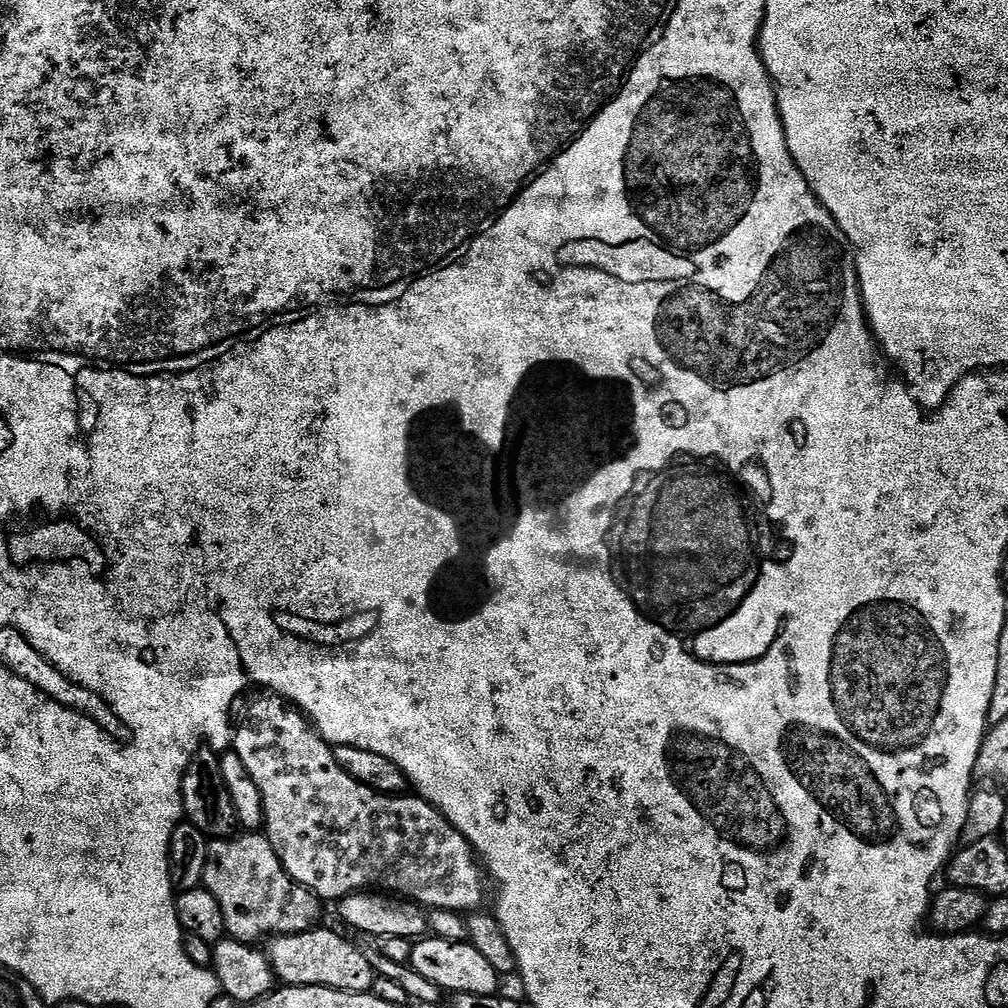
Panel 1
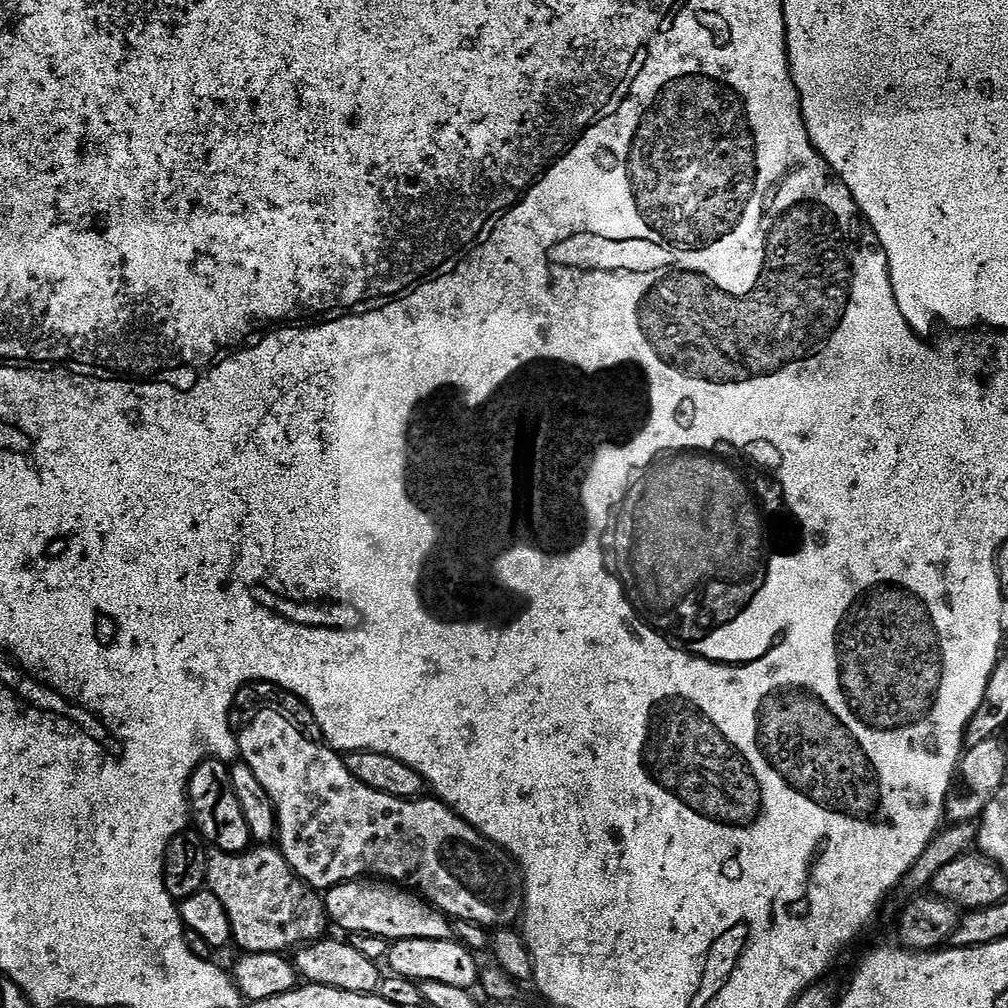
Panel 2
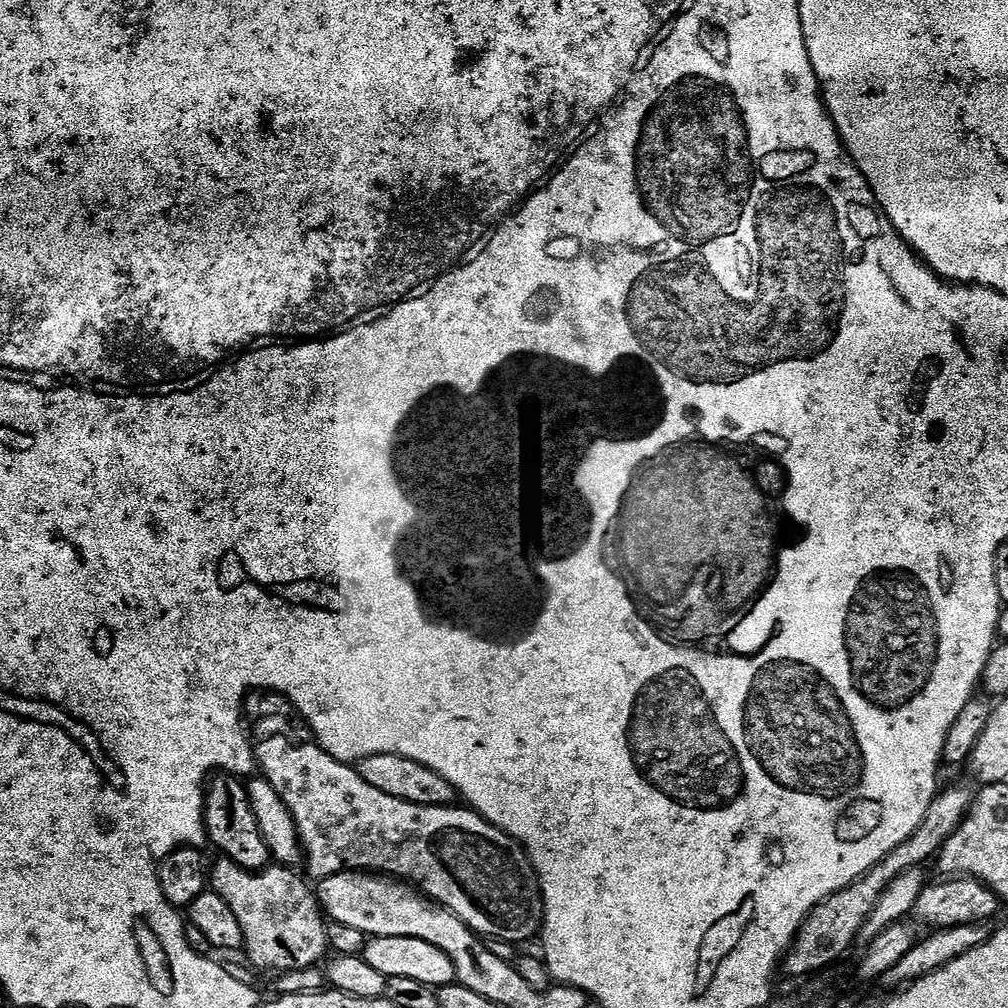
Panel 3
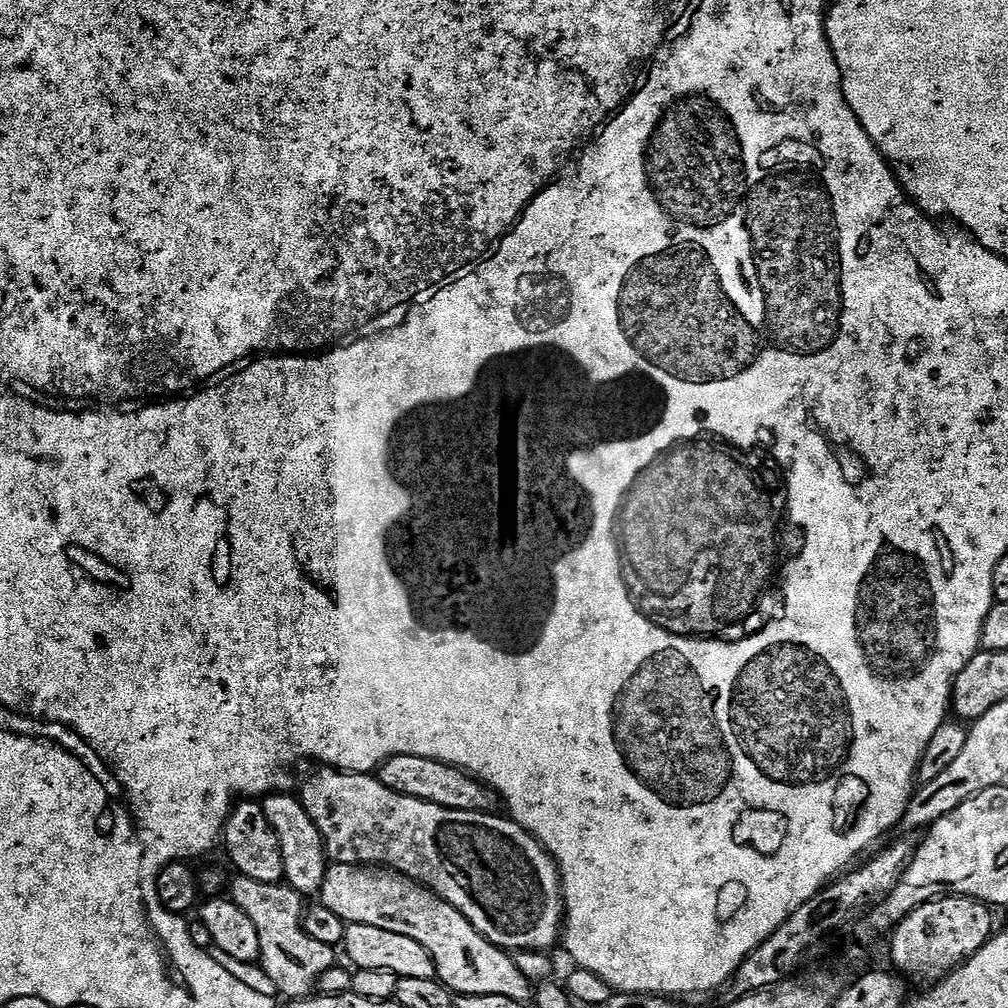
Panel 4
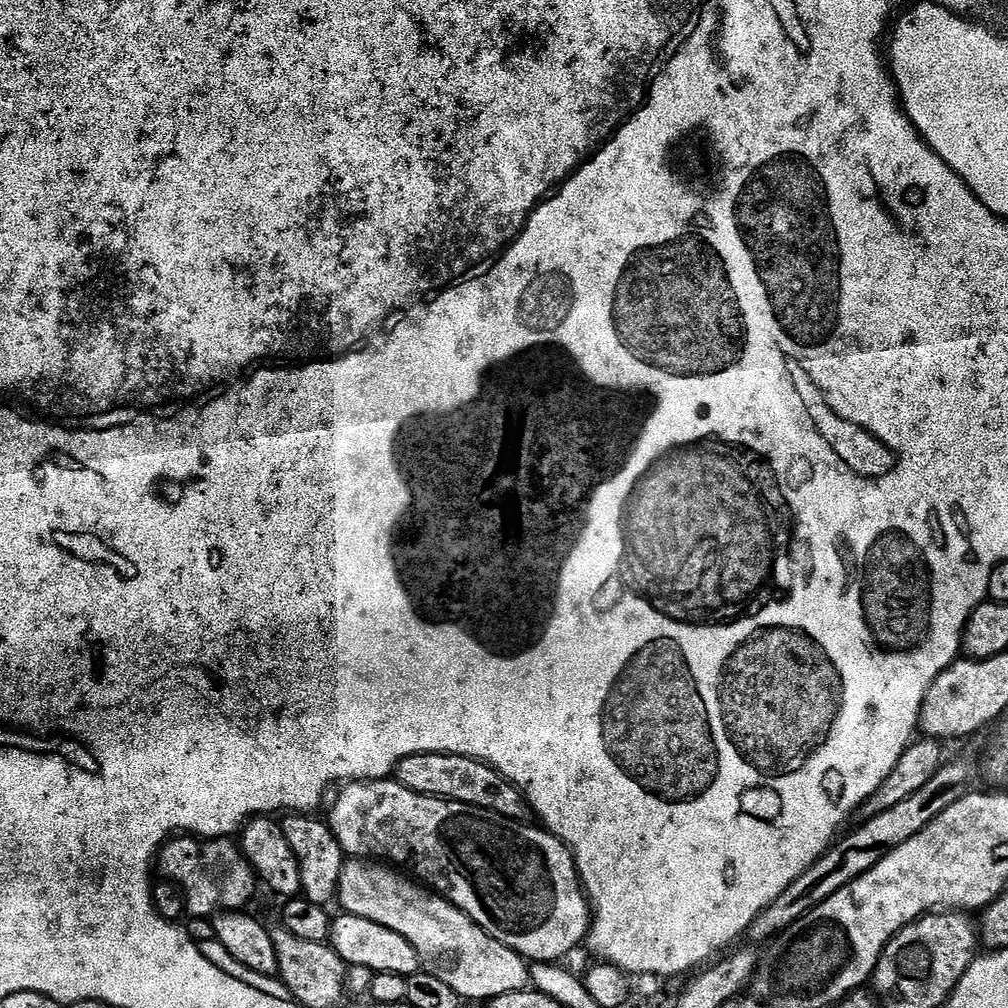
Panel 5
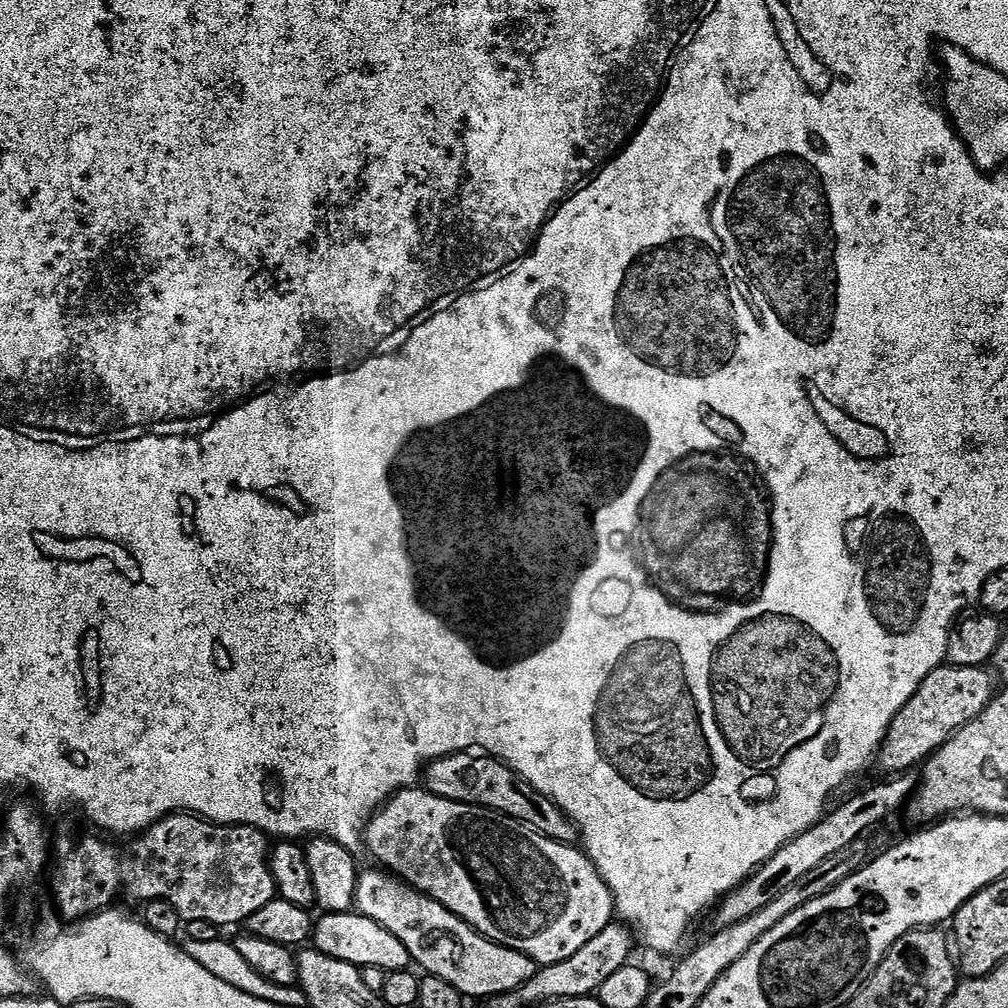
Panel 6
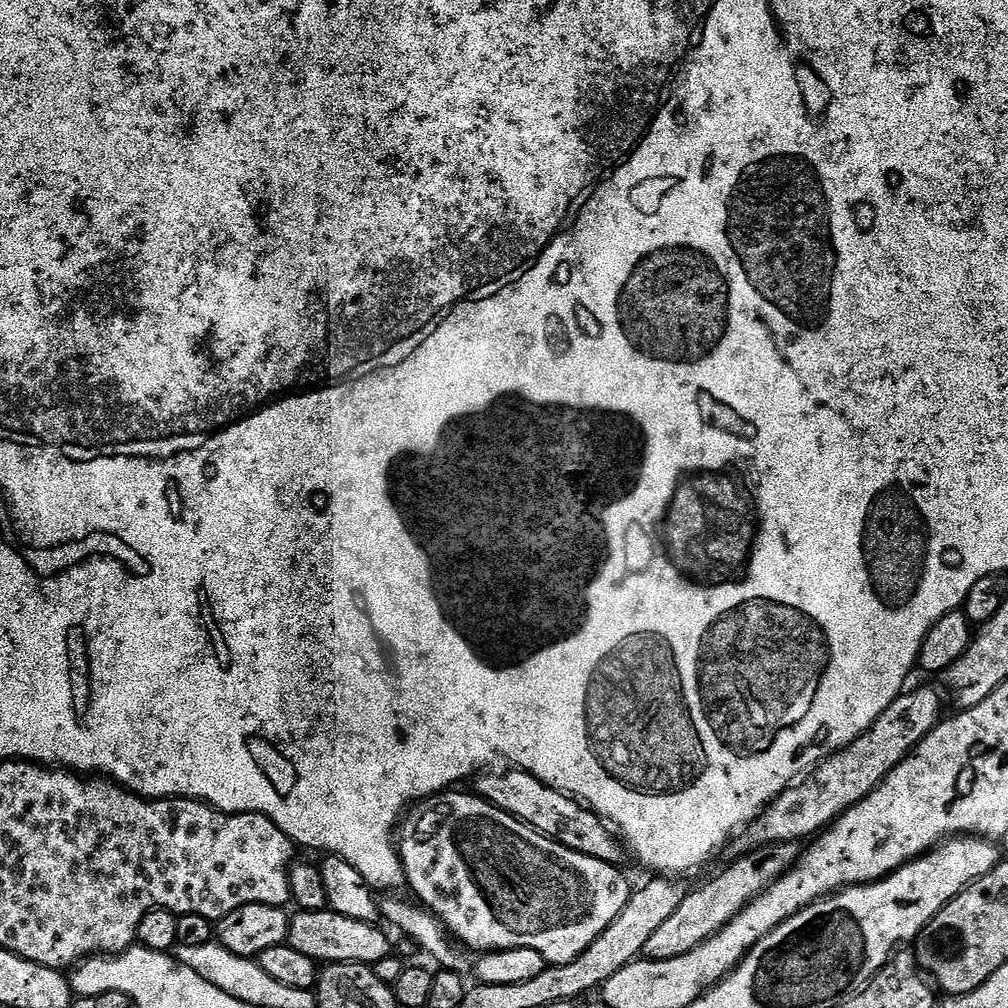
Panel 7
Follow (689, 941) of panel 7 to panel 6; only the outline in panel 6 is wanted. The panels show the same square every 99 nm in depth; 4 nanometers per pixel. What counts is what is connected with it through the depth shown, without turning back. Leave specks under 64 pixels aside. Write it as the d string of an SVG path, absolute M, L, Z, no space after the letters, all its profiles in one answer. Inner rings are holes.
M892 774L884 779L888 780L880 780L877 784L870 785L865 792L850 797L845 804L838 805L833 812L832 809L825 811L824 817L813 828L798 834L786 846L779 848L744 883L719 901L715 909L717 925L737 924L758 914L758 910L774 902L774 898L778 898L782 890L806 878L806 874L810 874L814 866L822 866L826 858L834 858L834 854L846 850L846 846L850 846L855 840L867 837L867 832L875 824L882 823L891 812L896 811L903 803L905 805L918 786L917 777L915 775L912 777L912 774Z

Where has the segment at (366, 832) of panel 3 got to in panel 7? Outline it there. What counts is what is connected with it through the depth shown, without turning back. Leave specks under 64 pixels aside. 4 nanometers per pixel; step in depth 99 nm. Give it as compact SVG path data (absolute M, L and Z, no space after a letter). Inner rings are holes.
M449 790L438 796L431 796L428 800L419 801L415 811L399 825L398 851L400 861L404 864L404 879L407 887L409 889L412 887L411 895L427 908L465 949L473 953L505 952L511 948L527 948L529 953L536 955L537 952L549 965L574 962L574 958L578 958L578 954L582 954L582 950L586 950L586 946L590 946L590 942L594 942L594 938L598 938L598 934L602 934L602 930L606 930L606 926L610 926L610 922L614 922L614 918L622 914L630 895L630 887L628 888L627 878L619 872L621 869L617 865L607 864L598 858L590 858L586 854L575 852L554 842L541 832L535 832L529 824L523 824L518 818L498 810L498 806L486 802L471 791L468 791L469 793L456 791L460 790Z

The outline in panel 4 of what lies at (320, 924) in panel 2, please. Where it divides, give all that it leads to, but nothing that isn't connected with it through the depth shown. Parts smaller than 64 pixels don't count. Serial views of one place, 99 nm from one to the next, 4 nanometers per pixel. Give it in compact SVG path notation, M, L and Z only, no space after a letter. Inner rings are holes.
M236 874L231 877L232 893L230 899L237 904L254 922L258 929L258 946L260 959L258 961L264 969L266 978L274 982L277 993L282 997L288 996L289 1001L302 1000L313 995L318 978L326 974L337 963L337 949L326 946L326 942L314 942L310 934L304 929L305 897L299 896L291 886L283 882L271 884L270 882L254 882L254 878Z

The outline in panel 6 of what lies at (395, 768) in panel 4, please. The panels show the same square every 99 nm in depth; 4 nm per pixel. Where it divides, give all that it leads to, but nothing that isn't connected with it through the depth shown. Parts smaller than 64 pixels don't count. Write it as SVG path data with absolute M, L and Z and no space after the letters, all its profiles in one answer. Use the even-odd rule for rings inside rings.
M469 750L452 752L449 756L440 756L436 760L429 760L422 772L422 784L427 791L433 792L438 798L450 798L463 804L489 808L522 822L528 828L533 828L535 832L541 832L546 838L556 840L560 844L575 845L577 843L578 829L576 823L555 802L546 798L546 794L534 790L534 786L530 786L530 782L523 780L509 764L497 760L495 756L477 754L475 751Z

